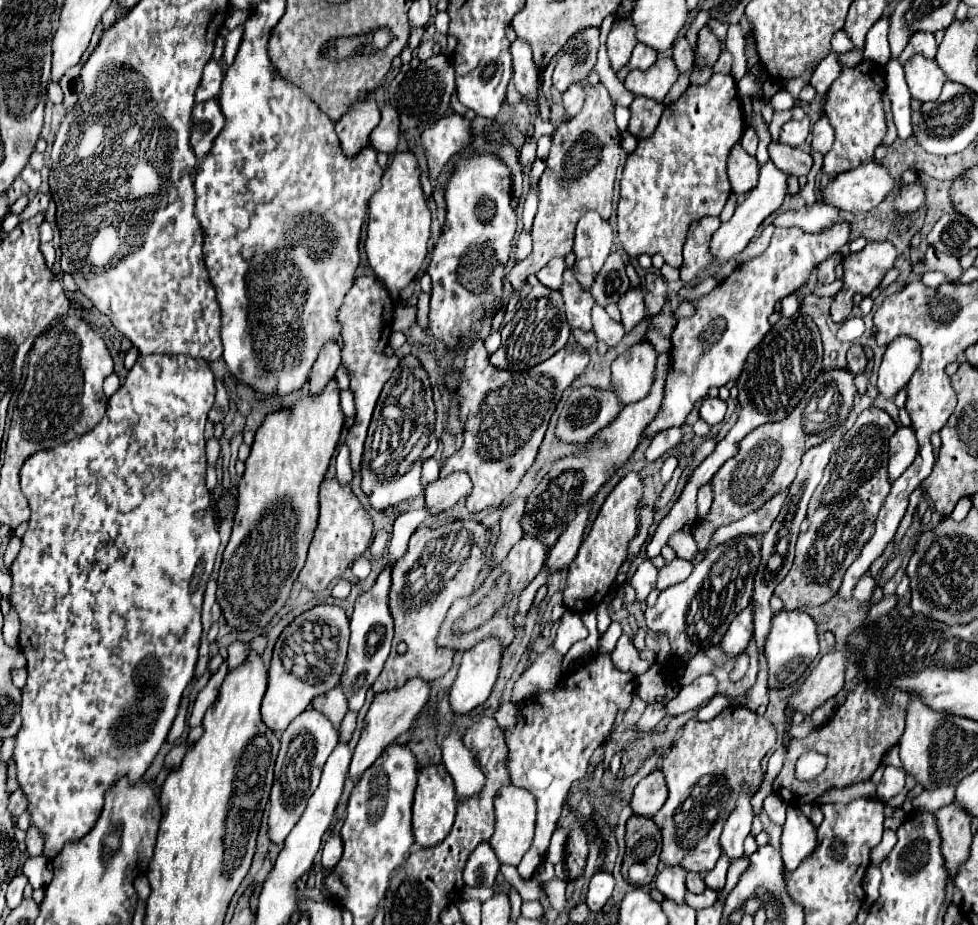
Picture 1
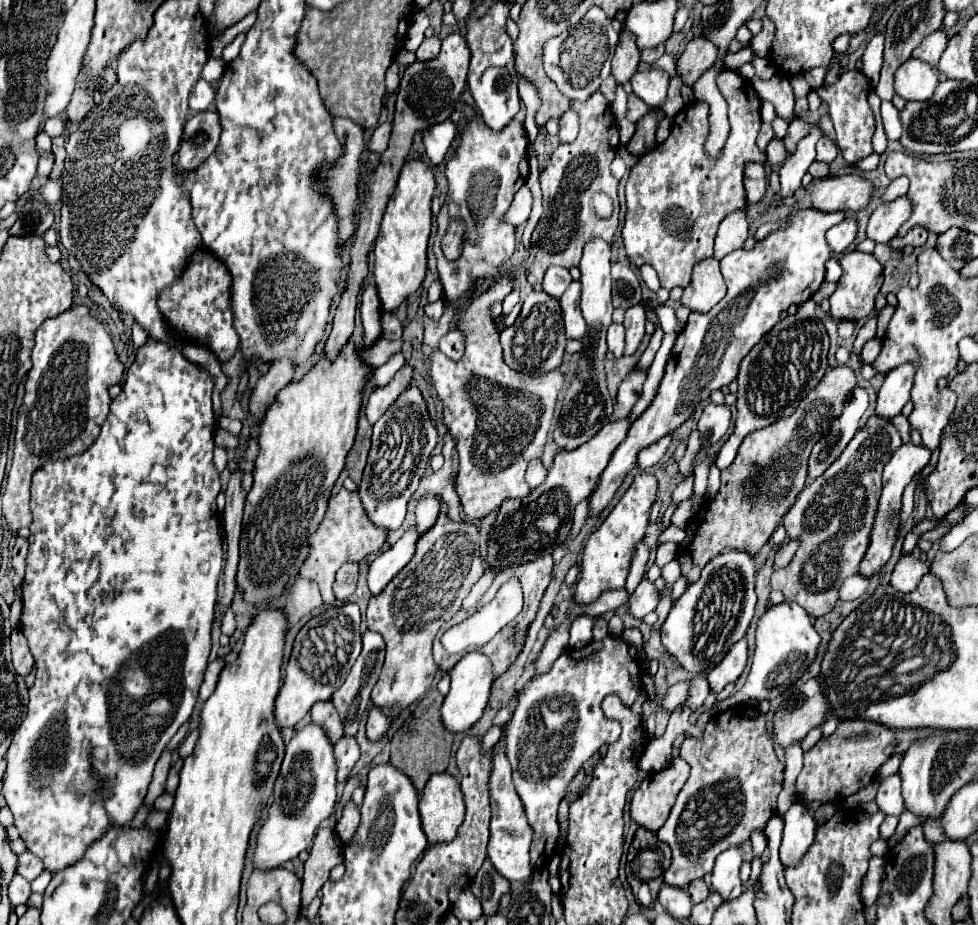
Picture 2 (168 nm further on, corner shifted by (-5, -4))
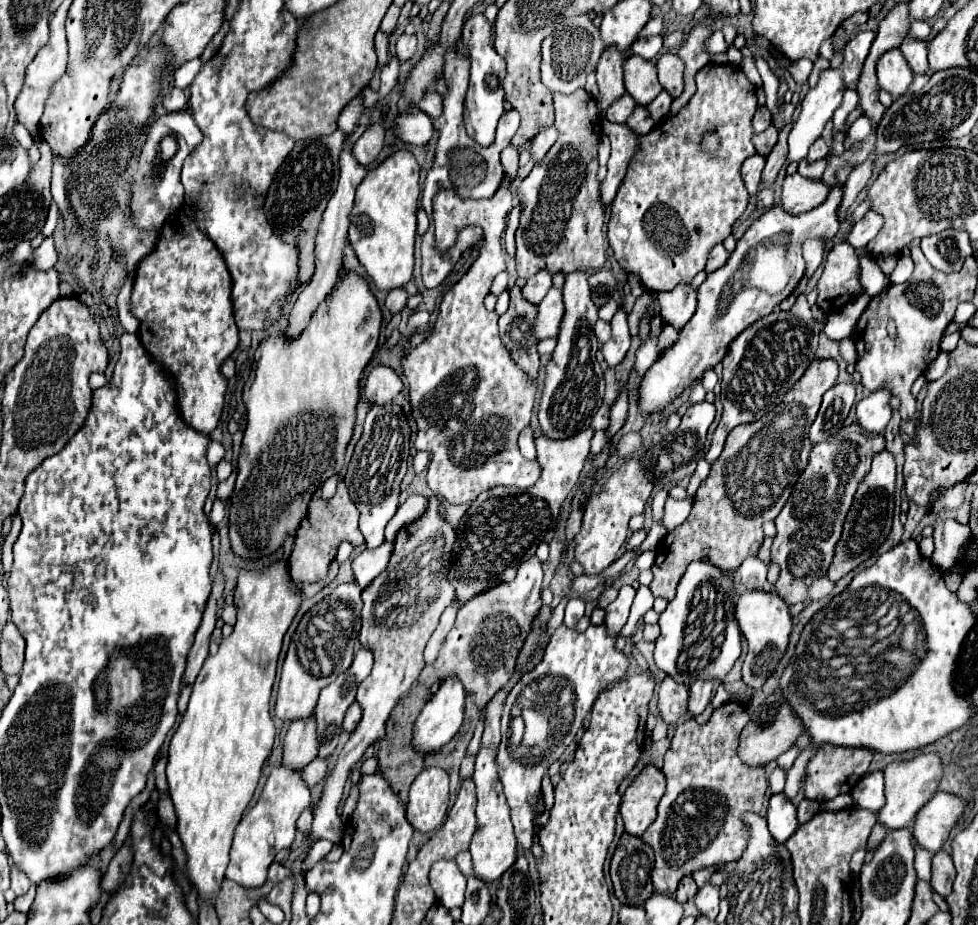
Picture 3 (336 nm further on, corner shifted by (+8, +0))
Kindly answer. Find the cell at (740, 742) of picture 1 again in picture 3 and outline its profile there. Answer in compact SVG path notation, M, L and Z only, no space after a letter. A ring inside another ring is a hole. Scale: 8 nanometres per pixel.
M729 701L713 711L709 723L699 725L695 719L689 719L675 729L663 765L667 791L659 803L657 819L641 835L655 851L655 865L651 871L655 893L675 895L685 875L741 857L745 847L745 825L741 823L741 815L745 811L759 813L767 791L765 769L745 767L737 755L739 735L747 723L747 707ZM703 829L709 837L707 845L701 845L697 839Z

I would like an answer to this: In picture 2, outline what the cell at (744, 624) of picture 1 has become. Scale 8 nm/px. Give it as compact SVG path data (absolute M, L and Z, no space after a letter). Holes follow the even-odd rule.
M740 639L730 647L726 657L708 673L710 689L718 693L724 689L726 683L736 681L746 667L746 659L748 659L748 641Z

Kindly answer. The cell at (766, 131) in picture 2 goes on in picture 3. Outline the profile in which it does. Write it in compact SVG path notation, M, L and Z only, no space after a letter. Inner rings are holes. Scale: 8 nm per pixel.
M761 105L761 107L757 109L755 117L753 117L753 129L755 129L755 133L761 133L761 131L765 131L769 125L771 125L771 113L769 113L769 109L767 109L765 105Z

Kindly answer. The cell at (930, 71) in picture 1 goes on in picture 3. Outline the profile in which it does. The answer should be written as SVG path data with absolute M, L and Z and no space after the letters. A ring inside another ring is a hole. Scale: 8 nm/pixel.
M901 49L885 51L877 61L877 77L879 87L891 93L893 97L901 95L913 81L913 73L909 71L909 65L905 63L905 57L901 55Z

